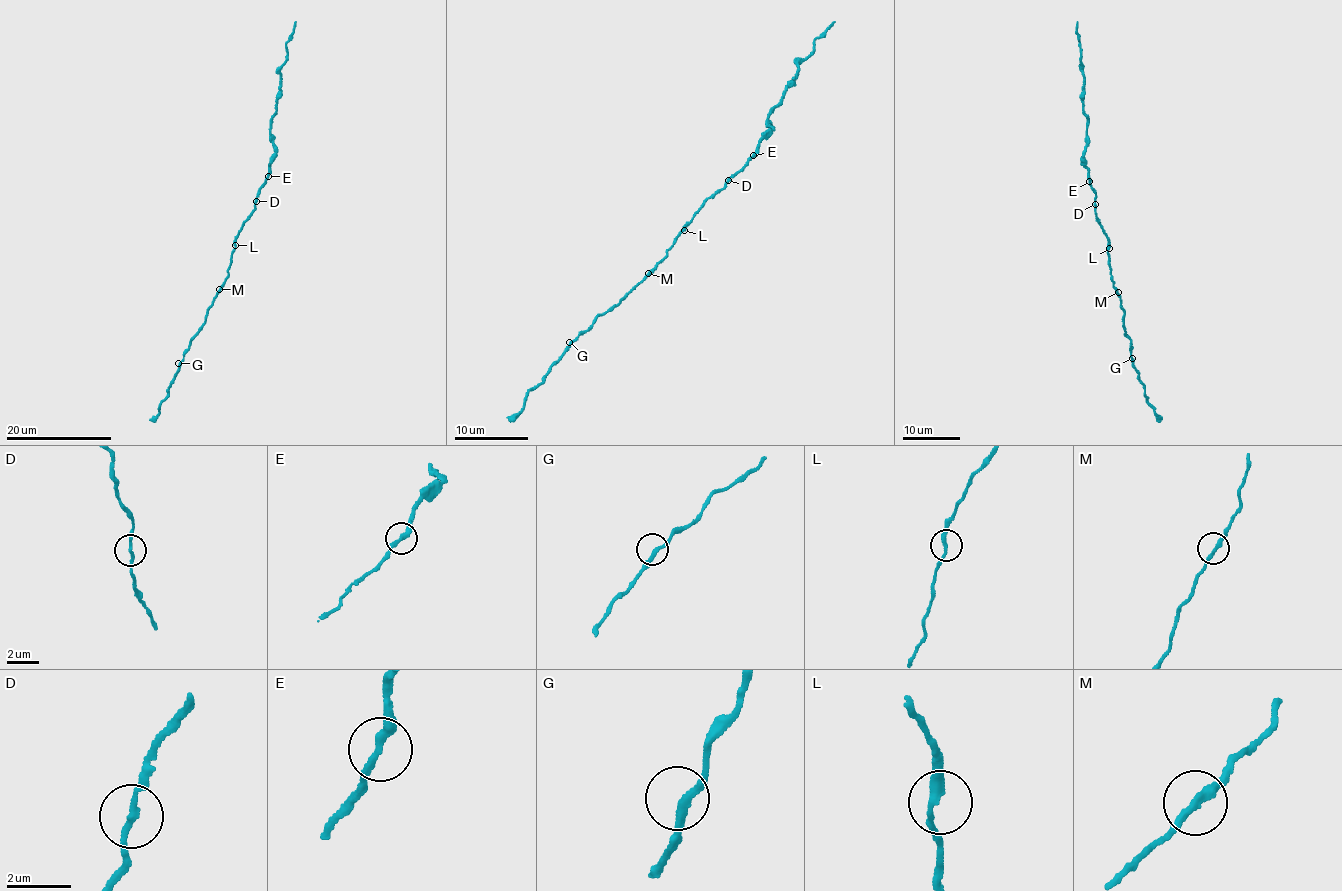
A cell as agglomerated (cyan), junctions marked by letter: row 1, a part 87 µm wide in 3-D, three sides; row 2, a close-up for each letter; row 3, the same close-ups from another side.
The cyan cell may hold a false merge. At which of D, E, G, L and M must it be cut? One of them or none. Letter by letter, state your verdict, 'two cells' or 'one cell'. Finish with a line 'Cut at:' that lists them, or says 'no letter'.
D: one cell
E: one cell
G: one cell
L: one cell
M: one cell
Cut at: no letter

